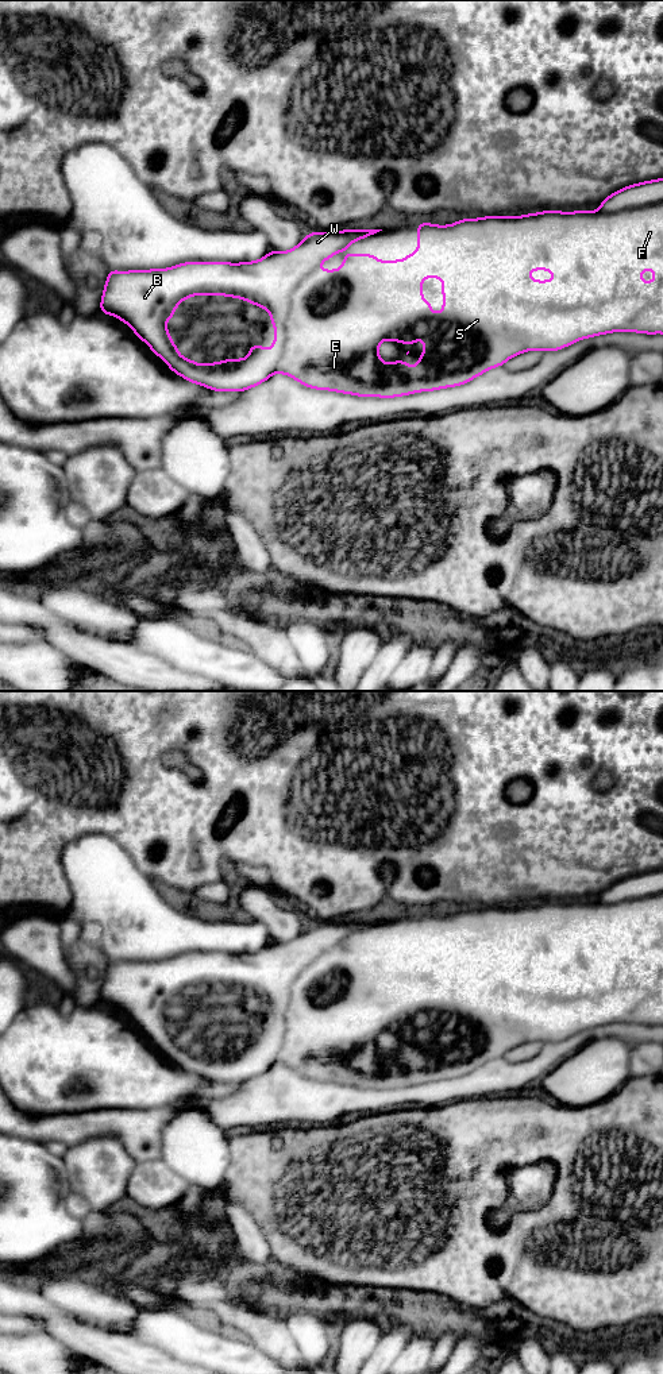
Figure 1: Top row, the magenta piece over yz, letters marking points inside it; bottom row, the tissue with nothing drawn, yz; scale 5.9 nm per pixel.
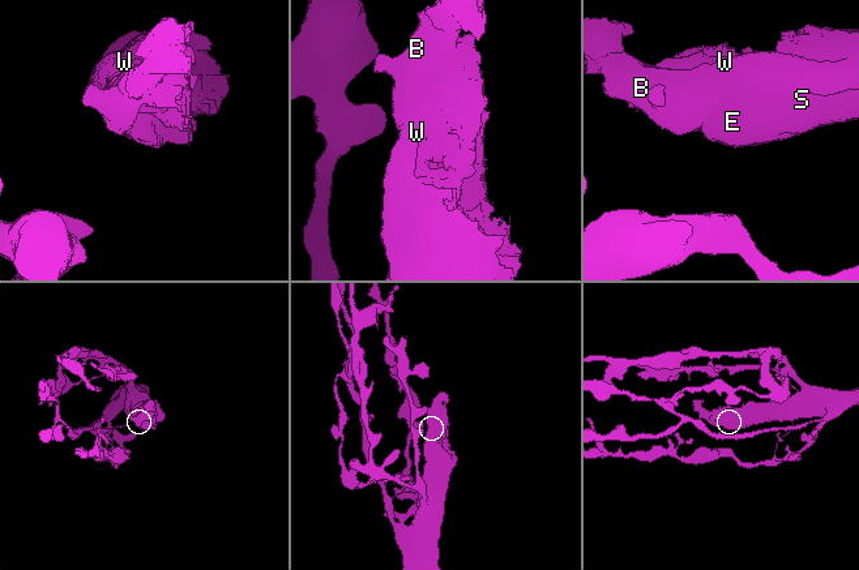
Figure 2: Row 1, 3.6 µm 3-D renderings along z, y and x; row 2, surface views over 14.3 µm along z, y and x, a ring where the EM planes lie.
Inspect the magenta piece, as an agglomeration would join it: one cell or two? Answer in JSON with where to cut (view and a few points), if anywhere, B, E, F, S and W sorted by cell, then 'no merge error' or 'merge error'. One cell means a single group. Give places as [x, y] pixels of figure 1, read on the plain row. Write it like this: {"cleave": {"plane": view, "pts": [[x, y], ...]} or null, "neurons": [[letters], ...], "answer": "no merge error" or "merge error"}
{"cleave": {"plane": "yz", "pts": [[316, 958], [292, 985], [284, 1011], [284, 1042], [273, 1062]]}, "neurons": [["B", "W"], ["E", "F", "S"]], "answer": "merge error"}

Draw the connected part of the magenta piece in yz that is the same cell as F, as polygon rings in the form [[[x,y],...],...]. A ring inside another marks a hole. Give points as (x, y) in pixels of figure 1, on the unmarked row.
[[[663,894],[639,900],[606,904],[600,902],[543,902],[525,907],[485,907],[481,910],[465,910],[450,916],[436,916],[429,914],[417,915],[417,943],[408,945],[404,952],[396,950],[382,953],[371,945],[346,945],[344,953],[338,961],[313,961],[293,983],[289,1003],[285,1014],[285,1042],[275,1057],[274,1064],[285,1065],[298,1072],[304,1077],[317,1081],[331,1081],[358,1088],[393,1089],[413,1085],[417,1082],[432,1082],[437,1080],[454,1078],[470,1073],[473,1069],[487,1061],[504,1057],[505,1053],[521,1043],[558,1042],[578,1031],[605,1026],[609,1023],[639,1023],[663,1024]],[[529,961],[551,961],[552,972],[535,972],[528,966]],[[643,961],[654,961],[655,970],[644,974]],[[425,968],[444,970],[443,1001],[431,1003],[432,995],[423,991],[423,973]],[[419,1030],[424,1033],[423,1045],[416,1057],[409,1057],[405,1051],[396,1051],[390,1055],[378,1047],[378,1038],[383,1031],[405,1034],[408,1038]]]

